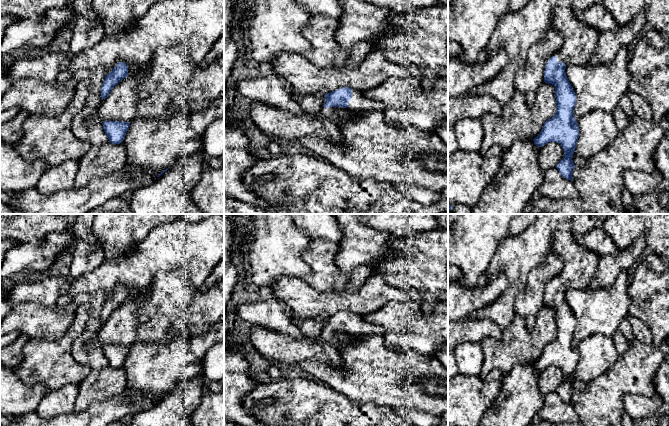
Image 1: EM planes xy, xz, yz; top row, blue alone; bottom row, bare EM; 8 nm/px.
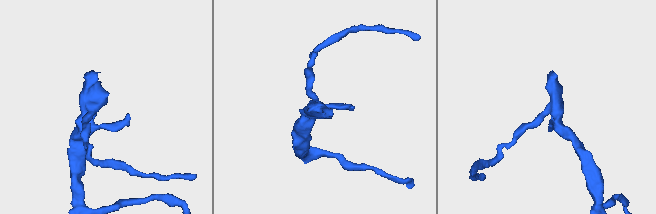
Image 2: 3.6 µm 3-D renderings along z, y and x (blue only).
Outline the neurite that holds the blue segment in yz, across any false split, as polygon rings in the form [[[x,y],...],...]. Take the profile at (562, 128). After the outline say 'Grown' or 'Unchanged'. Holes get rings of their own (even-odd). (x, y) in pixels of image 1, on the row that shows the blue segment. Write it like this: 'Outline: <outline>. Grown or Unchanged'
Outline: [[[557,6],[553,12],[552,25],[564,36],[564,45],[546,61],[544,71],[544,82],[555,86],[556,113],[544,123],[533,141],[538,147],[549,142],[559,143],[564,150],[564,157],[556,168],[563,178],[573,181],[575,164],[572,158],[579,138],[579,127],[574,116],[577,97],[565,69],[570,65],[585,65],[589,62],[600,33],[581,22],[570,7]]]. Grown

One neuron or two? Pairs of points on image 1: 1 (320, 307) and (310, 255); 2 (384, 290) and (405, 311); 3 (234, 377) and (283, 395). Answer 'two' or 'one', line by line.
1: two
2: two
3: two

